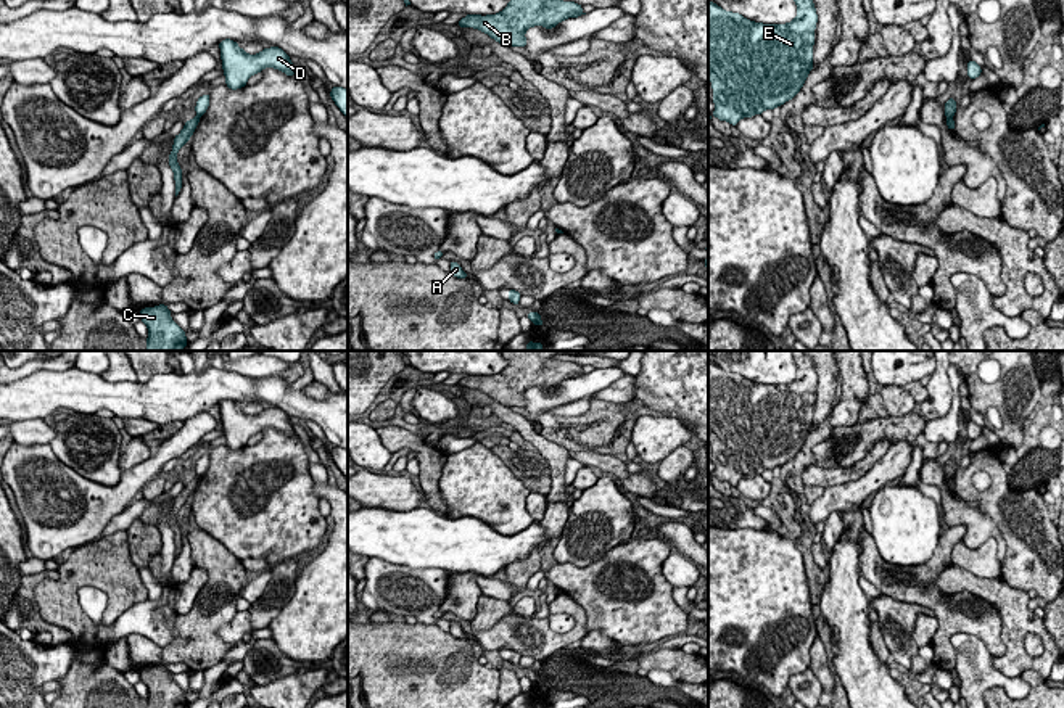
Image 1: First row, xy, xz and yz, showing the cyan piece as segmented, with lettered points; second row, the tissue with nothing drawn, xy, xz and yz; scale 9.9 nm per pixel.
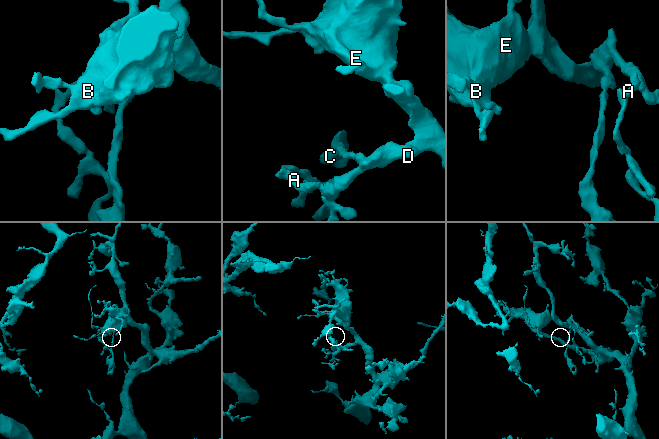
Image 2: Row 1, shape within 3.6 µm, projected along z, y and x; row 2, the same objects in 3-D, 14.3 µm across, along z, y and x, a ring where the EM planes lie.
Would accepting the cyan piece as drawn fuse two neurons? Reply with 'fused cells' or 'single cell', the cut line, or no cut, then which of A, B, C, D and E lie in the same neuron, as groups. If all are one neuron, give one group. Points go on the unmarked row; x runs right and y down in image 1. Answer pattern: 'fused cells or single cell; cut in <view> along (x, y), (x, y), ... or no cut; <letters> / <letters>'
fused cells; cut in yz along (947, 477), (952, 478); A B D E / C

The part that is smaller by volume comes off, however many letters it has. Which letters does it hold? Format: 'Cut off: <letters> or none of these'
Cut off: C

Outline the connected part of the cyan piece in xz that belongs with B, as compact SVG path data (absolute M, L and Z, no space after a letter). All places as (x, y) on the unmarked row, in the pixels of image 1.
M517 351L509 365L496 375L467 375L459 380L459 388L483 391L505 407L522 407L528 404L525 393L534 386L554 389L568 378L586 375L575 362L557 360L557 351Z

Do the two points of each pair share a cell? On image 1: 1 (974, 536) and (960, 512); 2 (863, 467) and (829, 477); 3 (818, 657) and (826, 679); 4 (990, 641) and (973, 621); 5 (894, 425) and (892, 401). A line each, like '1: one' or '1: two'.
1: one
2: one
3: one
4: one
5: two

